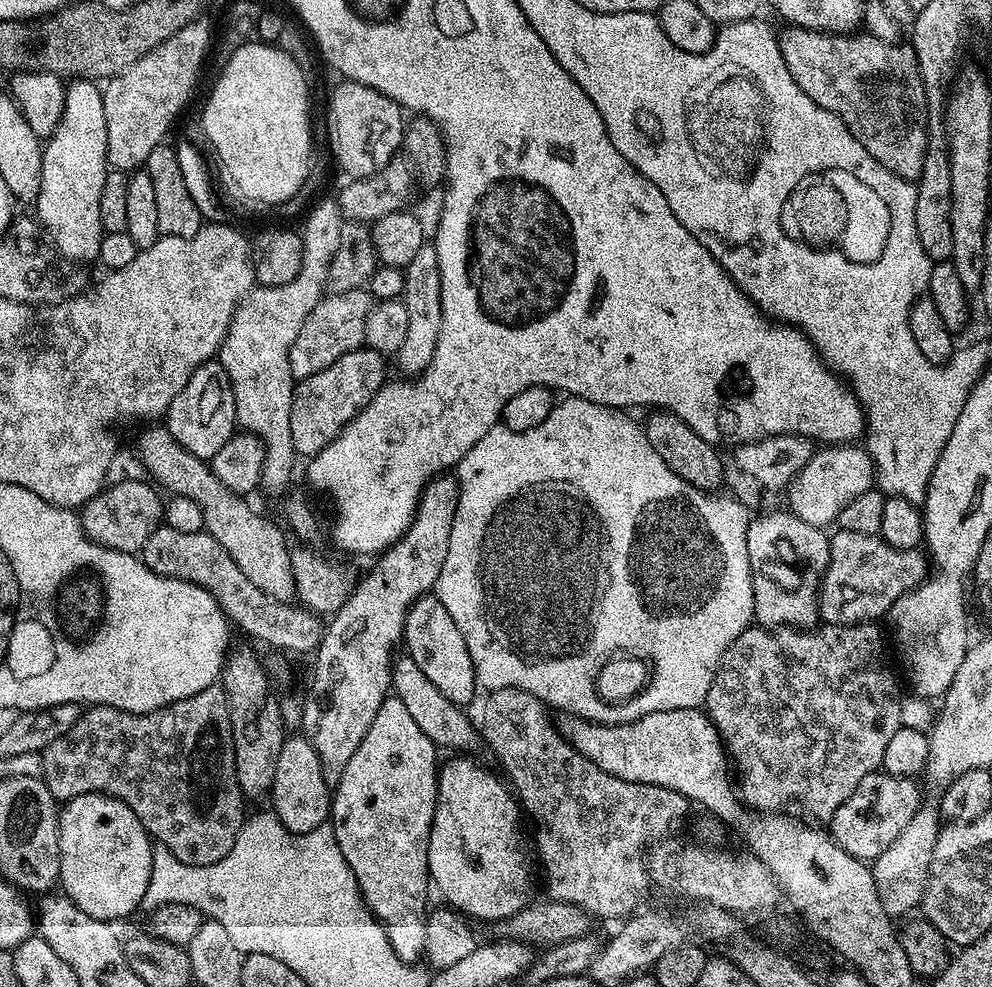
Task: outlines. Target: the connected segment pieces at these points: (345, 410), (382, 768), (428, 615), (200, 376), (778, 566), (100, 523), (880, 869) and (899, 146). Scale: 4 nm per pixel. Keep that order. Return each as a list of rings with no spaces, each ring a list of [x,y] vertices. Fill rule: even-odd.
[[[361,346],[350,354],[342,354],[338,362],[310,374],[310,378],[299,381],[292,389],[290,406],[290,438],[294,438],[297,457],[316,456],[356,415],[378,394],[386,382],[384,376],[385,353]]]
[[[394,694],[389,695],[382,702],[378,714],[374,714],[374,722],[370,722],[366,738],[362,738],[358,750],[354,750],[346,771],[331,793],[330,823],[338,850],[342,850],[342,858],[346,858],[350,870],[356,876],[360,896],[368,911],[383,924],[394,954],[405,962],[419,961],[424,955],[426,942],[424,921],[430,908],[428,843],[440,781],[436,755],[438,749],[435,742],[422,734],[418,722],[414,722],[401,700]]]
[[[434,594],[418,598],[414,606],[410,606],[408,617],[404,623],[404,639],[402,641],[407,655],[418,662],[418,670],[450,698],[457,706],[468,706],[478,693],[474,662],[470,658],[470,650],[466,650],[466,638],[462,638],[462,630],[454,626],[454,618],[450,618],[446,606]]]
[[[213,358],[198,366],[194,374],[190,374],[190,382],[174,394],[174,402],[170,402],[166,413],[166,427],[183,448],[190,450],[190,454],[206,461],[211,461],[212,456],[218,454],[218,450],[222,450],[222,446],[226,446],[226,442],[236,435],[238,425],[234,390],[219,359]]]
[[[791,510],[760,516],[748,525],[748,553],[754,586],[755,623],[808,630],[820,620],[820,581],[828,568],[830,536],[825,529],[802,522]]]
[[[147,479],[108,484],[79,509],[82,530],[96,544],[106,546],[110,550],[140,554],[150,534],[154,534],[154,530],[164,519],[165,501],[160,500],[159,495],[161,496],[161,493]]]
[[[921,803],[918,814],[914,814],[910,826],[906,826],[906,830],[902,830],[902,834],[898,834],[898,838],[894,838],[894,842],[890,842],[890,846],[886,846],[886,850],[882,850],[882,854],[878,854],[878,858],[871,861],[874,886],[878,890],[882,910],[886,910],[888,916],[907,917],[912,914],[907,912],[912,912],[915,908],[917,911],[921,907],[924,891],[928,885],[930,862],[941,827],[942,817],[939,807],[935,803]]]
[[[795,26],[785,29],[778,39],[794,82],[818,106],[840,116],[850,134],[886,170],[904,180],[919,180],[928,149],[928,99],[911,43],[891,44],[867,34],[837,34]]]

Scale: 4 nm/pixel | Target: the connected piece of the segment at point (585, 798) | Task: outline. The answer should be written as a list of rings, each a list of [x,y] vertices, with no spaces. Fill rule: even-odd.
[[[503,688],[502,690],[488,692],[486,698],[488,698],[488,701],[484,704],[484,728],[482,724],[483,743],[484,740],[488,743],[488,748],[496,755],[497,762],[504,767],[505,773],[503,772],[503,775],[510,781],[515,795],[522,801],[523,811],[527,815],[529,812],[552,835],[552,840],[540,840],[536,844],[537,850],[540,851],[540,860],[544,863],[544,880],[548,883],[547,899],[578,906],[592,918],[601,916],[604,920],[617,919],[616,921],[619,921],[621,918],[631,917],[643,905],[640,903],[647,898],[648,888],[650,889],[648,878],[650,864],[646,859],[646,853],[653,844],[671,837],[675,833],[672,831],[683,822],[684,815],[687,814],[688,808],[690,808],[690,802],[685,796],[678,794],[674,790],[666,790],[662,786],[626,782],[622,778],[614,778],[610,774],[606,774],[606,770],[594,766],[594,762],[590,762],[590,758],[586,758],[581,752],[576,750],[566,737],[562,735],[554,720],[548,717],[549,709],[546,707],[544,701],[539,700],[534,694],[530,694],[526,690],[518,690],[517,688]]]

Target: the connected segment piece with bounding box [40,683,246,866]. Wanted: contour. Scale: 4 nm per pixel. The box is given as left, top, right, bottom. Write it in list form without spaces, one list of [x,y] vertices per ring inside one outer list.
[[[219,683],[206,686],[206,690],[198,690],[198,694],[190,694],[190,698],[182,698],[177,704],[168,704],[165,708],[159,708],[153,712],[127,712],[126,710],[112,708],[108,704],[101,704],[81,711],[78,722],[74,722],[74,726],[70,726],[70,730],[66,734],[62,734],[62,738],[58,738],[58,742],[50,742],[50,746],[45,748],[42,753],[40,770],[45,786],[57,802],[67,802],[91,792],[103,792],[105,796],[113,796],[116,800],[126,802],[126,806],[130,806],[130,810],[134,810],[138,822],[142,822],[142,826],[148,832],[149,837],[156,844],[166,846],[166,850],[170,850],[170,854],[174,854],[174,858],[178,858],[190,866],[210,866],[214,862],[226,858],[226,854],[230,854],[230,850],[234,846],[234,838],[238,838],[238,830],[242,830],[242,826],[246,822],[246,816],[244,816],[246,797],[240,791],[235,771],[228,767],[220,772],[220,767],[227,760],[229,763],[230,760],[228,739],[231,734],[232,723],[230,722],[228,699]]]

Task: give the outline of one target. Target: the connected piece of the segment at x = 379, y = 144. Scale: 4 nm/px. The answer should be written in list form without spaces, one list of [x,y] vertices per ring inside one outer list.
[[[346,79],[339,83],[328,100],[328,136],[332,139],[332,156],[345,172],[345,177],[373,176],[401,151],[405,113],[390,97],[370,86]]]

